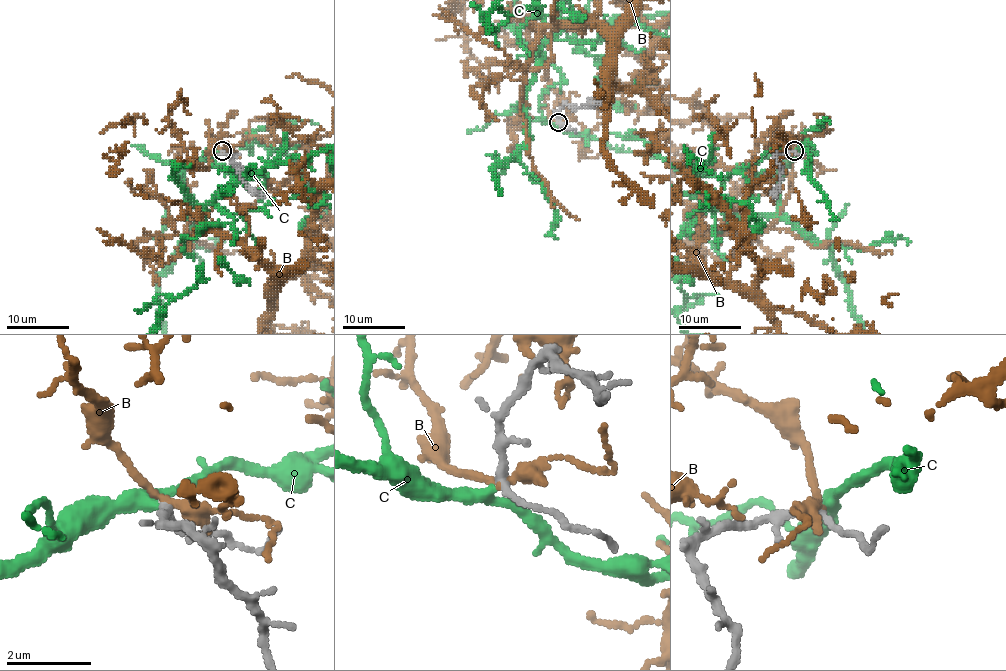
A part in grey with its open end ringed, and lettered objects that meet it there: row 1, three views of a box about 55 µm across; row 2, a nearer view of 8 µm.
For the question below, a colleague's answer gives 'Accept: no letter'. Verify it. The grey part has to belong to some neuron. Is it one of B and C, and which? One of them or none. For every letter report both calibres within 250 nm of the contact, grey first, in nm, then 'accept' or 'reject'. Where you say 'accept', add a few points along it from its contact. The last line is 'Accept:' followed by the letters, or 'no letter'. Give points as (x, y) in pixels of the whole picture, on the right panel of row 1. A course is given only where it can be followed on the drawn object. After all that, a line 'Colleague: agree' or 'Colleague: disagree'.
B: calibres 150 and 260 nm; reject
C: calibres 130 and 280 nm; accept
Accept: C
Colleague: disagree

